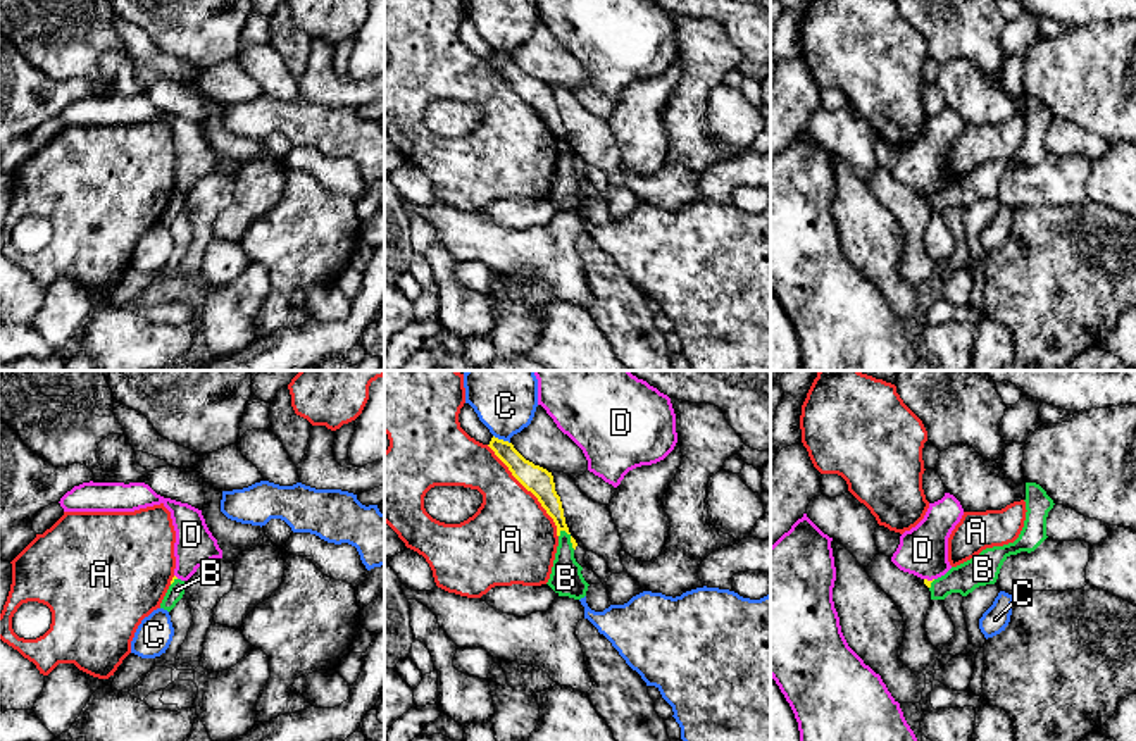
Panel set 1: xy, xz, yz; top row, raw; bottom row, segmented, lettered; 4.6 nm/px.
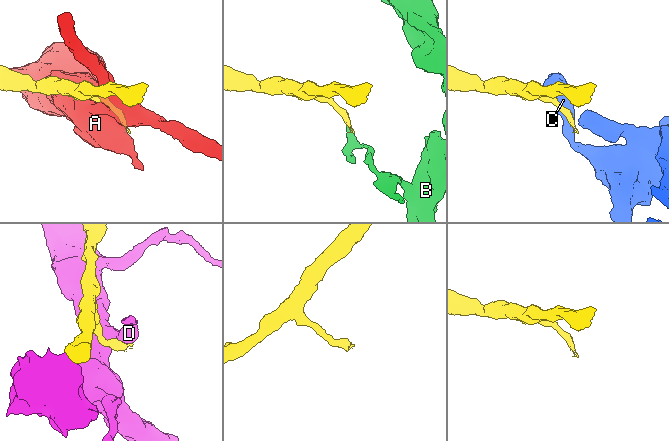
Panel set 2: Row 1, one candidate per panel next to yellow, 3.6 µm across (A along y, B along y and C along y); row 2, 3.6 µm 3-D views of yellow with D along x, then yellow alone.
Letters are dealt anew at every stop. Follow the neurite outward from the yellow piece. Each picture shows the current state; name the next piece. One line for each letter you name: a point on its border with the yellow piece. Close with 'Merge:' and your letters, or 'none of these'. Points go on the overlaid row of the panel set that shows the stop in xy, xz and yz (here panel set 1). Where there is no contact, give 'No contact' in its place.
Merge: none of these

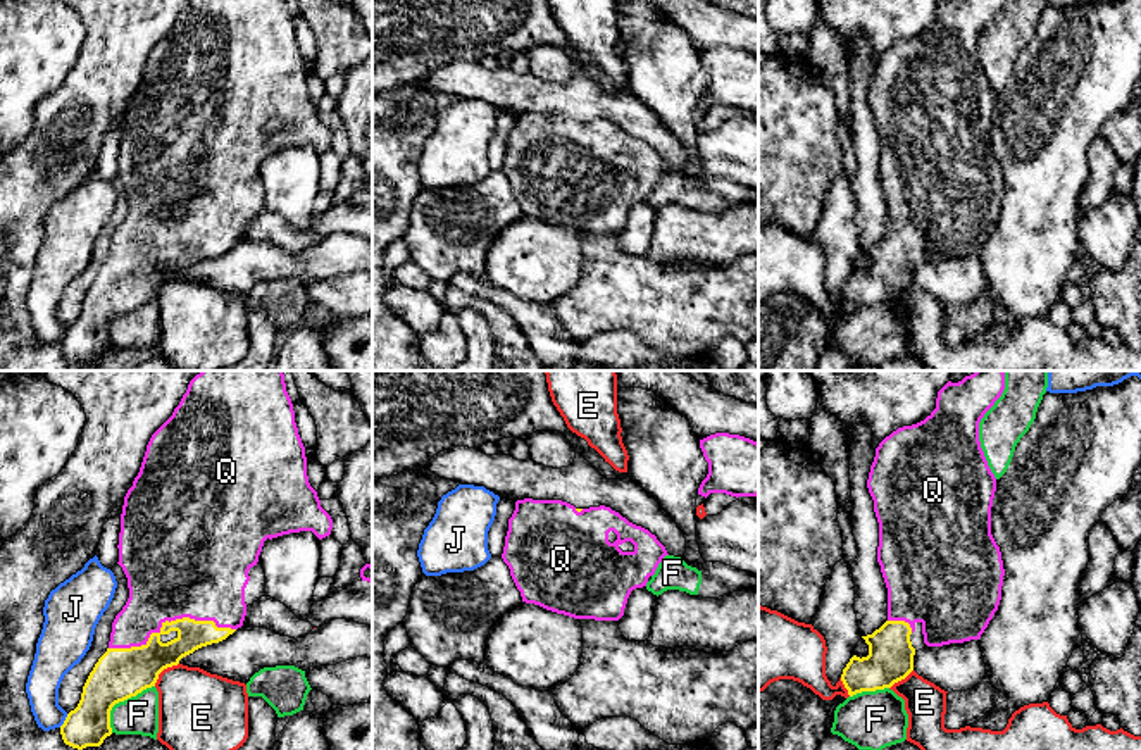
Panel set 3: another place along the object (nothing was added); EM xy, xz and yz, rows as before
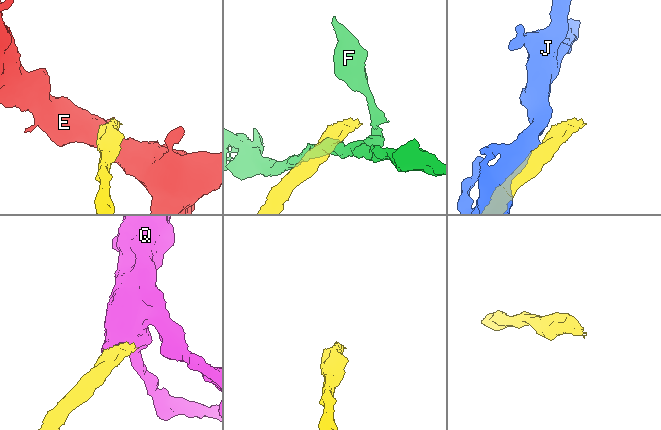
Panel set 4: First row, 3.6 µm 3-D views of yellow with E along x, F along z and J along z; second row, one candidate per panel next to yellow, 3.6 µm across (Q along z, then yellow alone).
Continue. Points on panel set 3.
Q: Touches yellow at xy (168, 621)
Merge: Q

